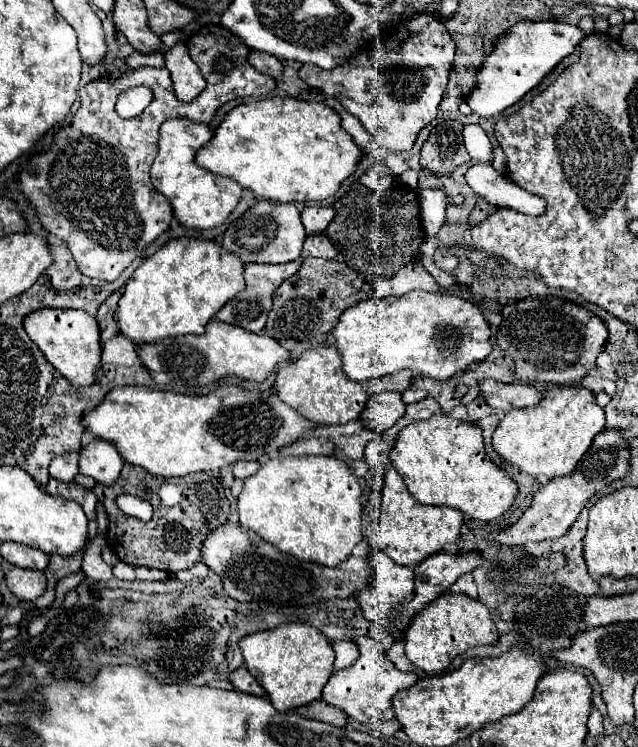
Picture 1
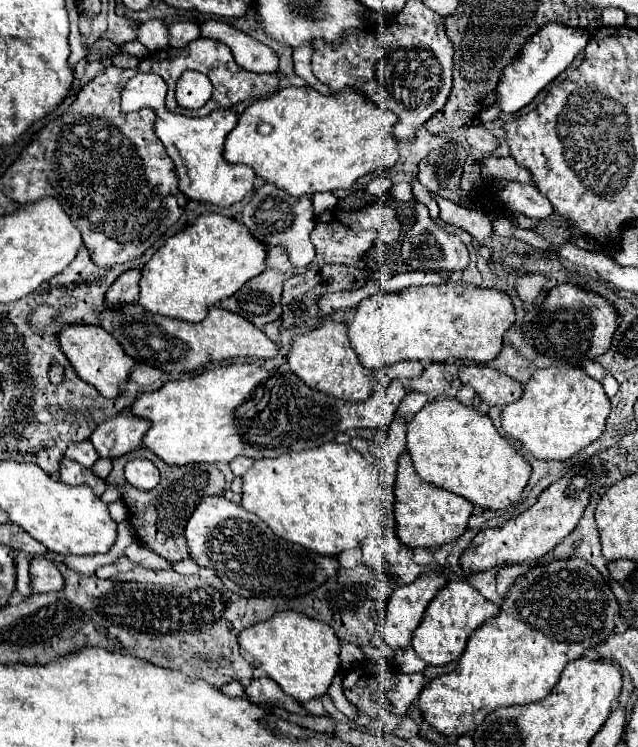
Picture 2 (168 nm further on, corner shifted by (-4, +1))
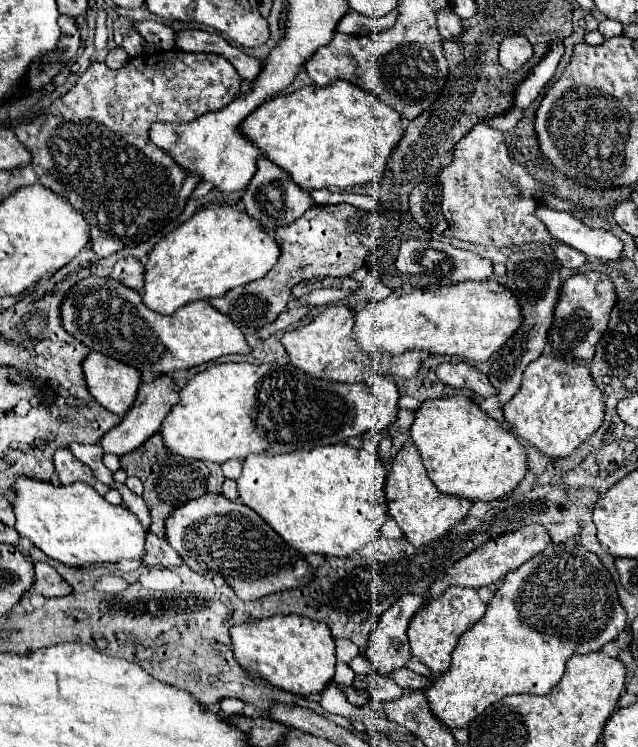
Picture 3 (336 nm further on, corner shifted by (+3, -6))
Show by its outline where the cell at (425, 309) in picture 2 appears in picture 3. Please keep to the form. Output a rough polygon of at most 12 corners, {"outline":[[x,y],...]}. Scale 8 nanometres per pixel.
{"outline":[[496,279],[396,289],[354,323],[364,353],[488,361],[522,325]]}

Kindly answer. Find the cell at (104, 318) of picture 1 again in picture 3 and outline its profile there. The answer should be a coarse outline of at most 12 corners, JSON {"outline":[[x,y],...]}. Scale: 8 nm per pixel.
{"outline":[[130,255],[114,265],[110,277],[144,289],[144,265]]}

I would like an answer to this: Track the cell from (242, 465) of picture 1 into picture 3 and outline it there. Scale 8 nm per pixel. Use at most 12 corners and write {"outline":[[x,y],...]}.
{"outline":[[240,461],[222,463],[226,479],[238,479],[242,471]]}

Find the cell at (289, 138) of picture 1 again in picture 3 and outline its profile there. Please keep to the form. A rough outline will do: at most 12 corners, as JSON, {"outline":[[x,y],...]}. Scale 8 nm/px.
{"outline":[[344,79],[242,123],[302,189],[378,181],[396,109]]}

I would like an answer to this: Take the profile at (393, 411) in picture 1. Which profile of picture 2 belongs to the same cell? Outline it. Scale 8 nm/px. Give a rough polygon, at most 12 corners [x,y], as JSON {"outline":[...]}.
{"outline":[[229,364],[129,412],[167,466],[277,458],[387,428],[405,390],[307,390],[287,364]]}

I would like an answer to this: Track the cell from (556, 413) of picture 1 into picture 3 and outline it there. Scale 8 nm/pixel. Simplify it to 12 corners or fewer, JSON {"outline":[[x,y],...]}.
{"outline":[[540,355],[502,411],[564,457],[602,425],[586,363]]}

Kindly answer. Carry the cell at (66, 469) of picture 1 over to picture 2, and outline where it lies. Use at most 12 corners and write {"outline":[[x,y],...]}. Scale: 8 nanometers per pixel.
{"outline":[[91,442],[71,444],[65,458],[91,468],[97,460]]}

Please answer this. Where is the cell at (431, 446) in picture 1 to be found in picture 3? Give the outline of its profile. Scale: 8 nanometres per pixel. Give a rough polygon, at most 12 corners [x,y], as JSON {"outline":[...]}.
{"outline":[[464,395],[410,433],[444,493],[494,501],[526,475],[518,437]]}

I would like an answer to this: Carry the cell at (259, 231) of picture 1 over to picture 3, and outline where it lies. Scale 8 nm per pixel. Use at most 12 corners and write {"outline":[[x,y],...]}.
{"outline":[[266,157],[244,193],[246,213],[266,231],[314,205]]}

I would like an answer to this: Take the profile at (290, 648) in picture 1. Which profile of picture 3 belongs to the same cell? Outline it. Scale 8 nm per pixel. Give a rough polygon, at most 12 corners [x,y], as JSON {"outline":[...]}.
{"outline":[[300,615],[230,629],[234,657],[284,691],[334,677],[328,625]]}

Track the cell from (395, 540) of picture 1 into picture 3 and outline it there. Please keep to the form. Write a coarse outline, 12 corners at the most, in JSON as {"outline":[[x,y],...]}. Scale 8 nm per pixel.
{"outline":[[408,441],[384,485],[388,513],[412,545],[466,517],[468,499],[436,489]]}

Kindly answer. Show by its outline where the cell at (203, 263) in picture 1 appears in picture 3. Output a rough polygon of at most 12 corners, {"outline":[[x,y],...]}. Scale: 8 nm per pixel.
{"outline":[[198,209],[148,257],[172,315],[264,277],[280,245],[246,211]]}

